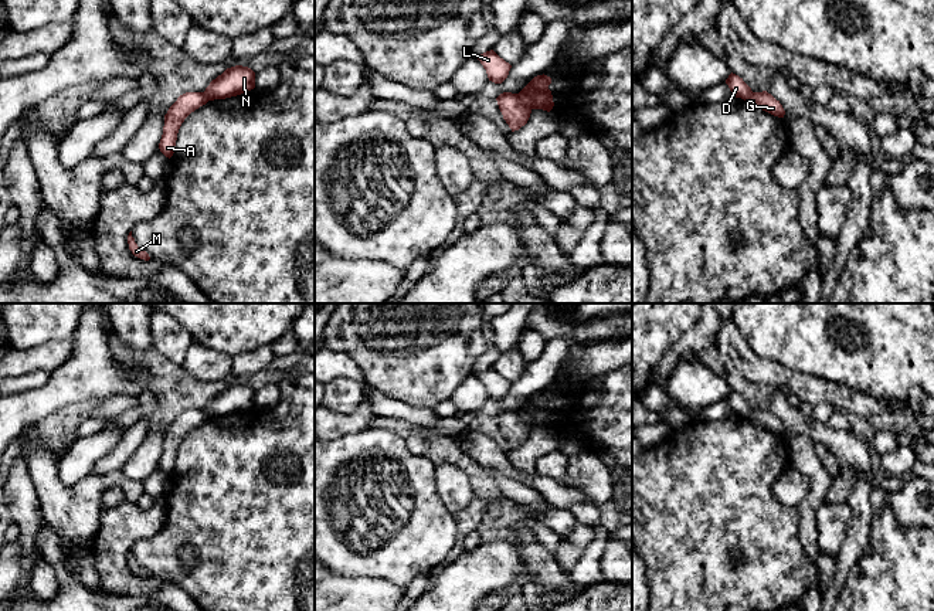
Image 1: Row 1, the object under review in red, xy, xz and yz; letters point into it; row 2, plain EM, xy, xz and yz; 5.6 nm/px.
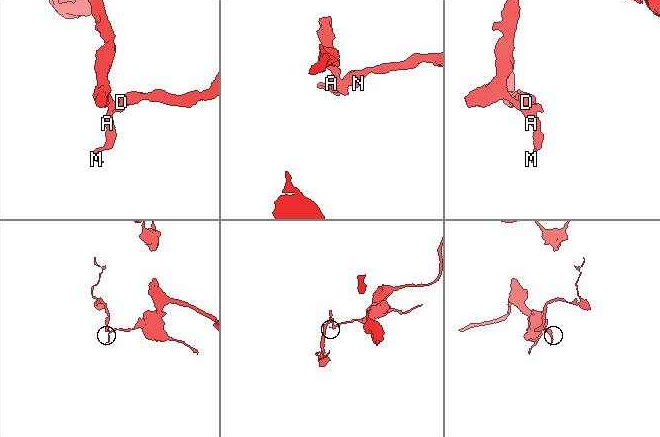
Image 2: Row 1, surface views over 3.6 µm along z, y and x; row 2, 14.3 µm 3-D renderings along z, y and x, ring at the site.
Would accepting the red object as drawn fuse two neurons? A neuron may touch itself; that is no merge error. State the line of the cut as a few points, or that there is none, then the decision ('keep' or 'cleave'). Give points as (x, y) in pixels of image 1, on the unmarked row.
cut xz (518, 411), (530, 427); cleave

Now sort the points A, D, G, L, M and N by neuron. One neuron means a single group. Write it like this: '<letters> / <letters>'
A G L M / D N

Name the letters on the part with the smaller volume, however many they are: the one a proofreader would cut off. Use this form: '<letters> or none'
A, G, L, M

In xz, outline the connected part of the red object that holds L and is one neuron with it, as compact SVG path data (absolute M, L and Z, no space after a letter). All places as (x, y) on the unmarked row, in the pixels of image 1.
M493 367L479 371L476 376L486 387L489 398L502 401L507 396L512 383L500 376Z

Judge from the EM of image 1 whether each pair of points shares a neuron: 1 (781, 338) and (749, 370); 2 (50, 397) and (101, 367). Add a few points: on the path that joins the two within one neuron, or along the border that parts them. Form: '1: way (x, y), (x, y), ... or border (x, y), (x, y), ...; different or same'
1: border (740, 332), (758, 355), (794, 369); different
2: way (63, 389), (88, 374); same

